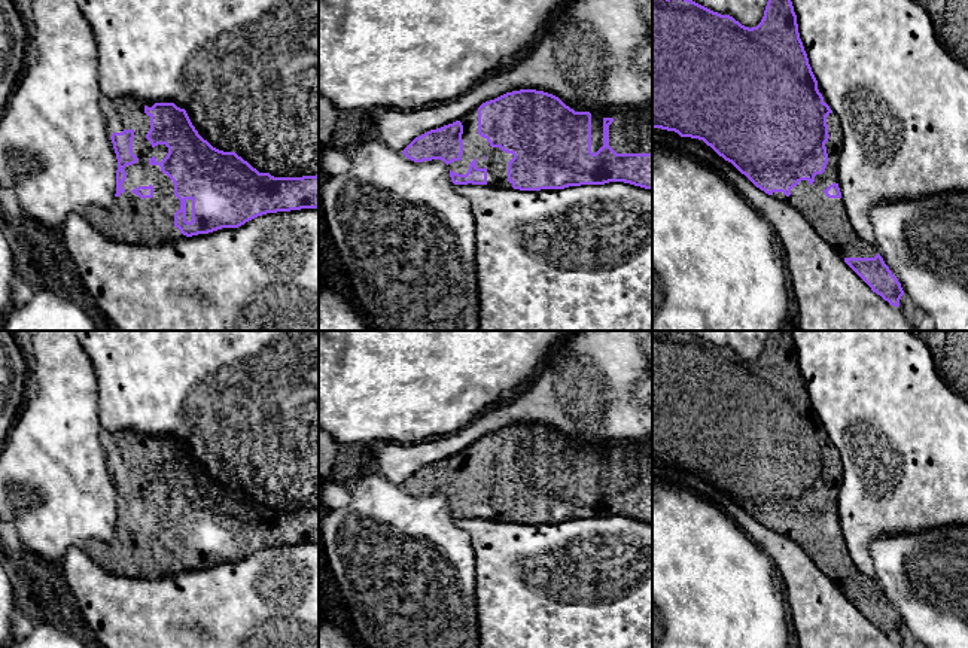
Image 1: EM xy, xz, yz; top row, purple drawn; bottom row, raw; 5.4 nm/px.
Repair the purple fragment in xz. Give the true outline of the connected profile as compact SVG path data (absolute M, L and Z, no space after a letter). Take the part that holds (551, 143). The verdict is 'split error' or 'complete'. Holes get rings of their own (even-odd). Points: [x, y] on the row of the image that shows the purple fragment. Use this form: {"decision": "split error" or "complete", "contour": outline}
{"decision": "split error", "contour": "M520 89L415 137L402 153L414 162L444 161L454 185L541 191L624 182L652 189L652 112L575 112L553 94Z"}

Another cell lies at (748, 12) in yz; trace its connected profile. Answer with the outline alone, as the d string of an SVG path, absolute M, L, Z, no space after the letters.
M692 0L721 15L730 15L745 27L757 27L768 0Z

